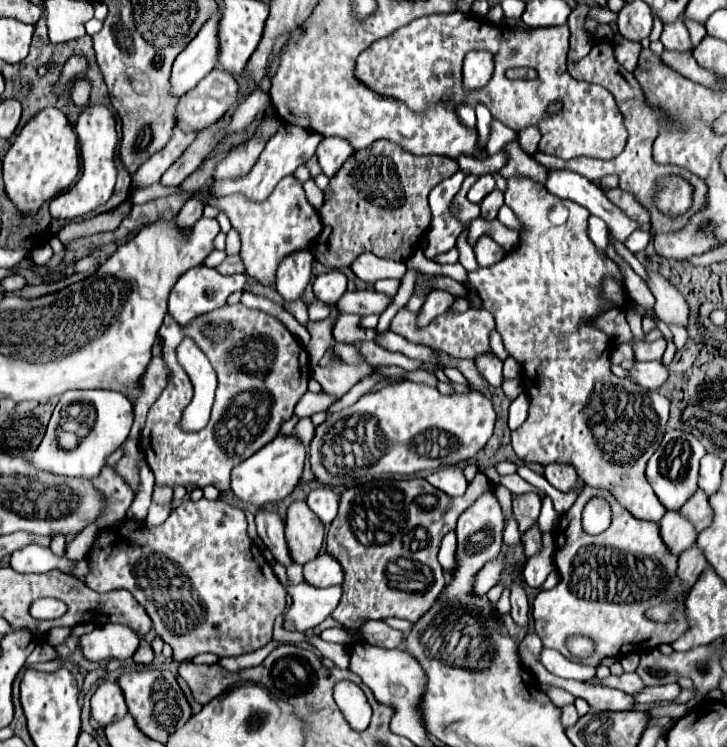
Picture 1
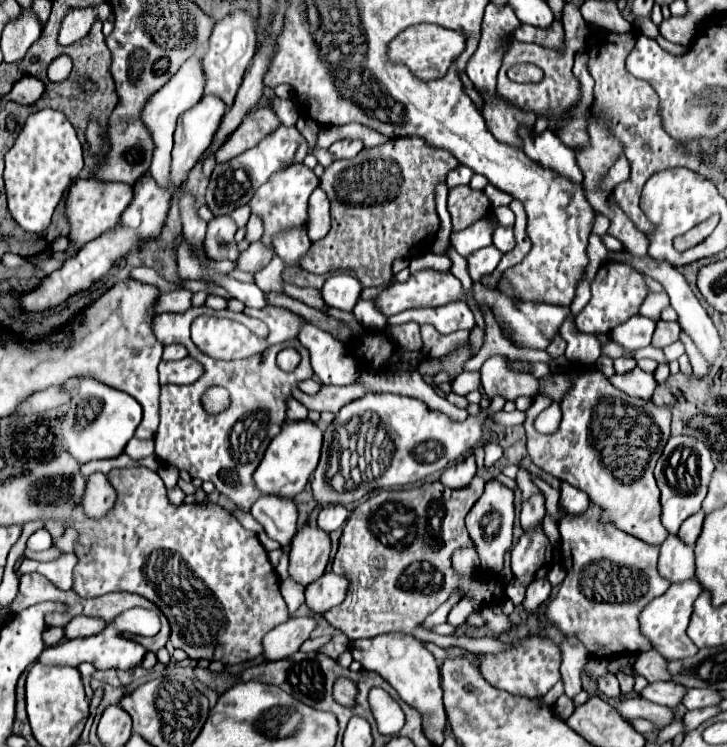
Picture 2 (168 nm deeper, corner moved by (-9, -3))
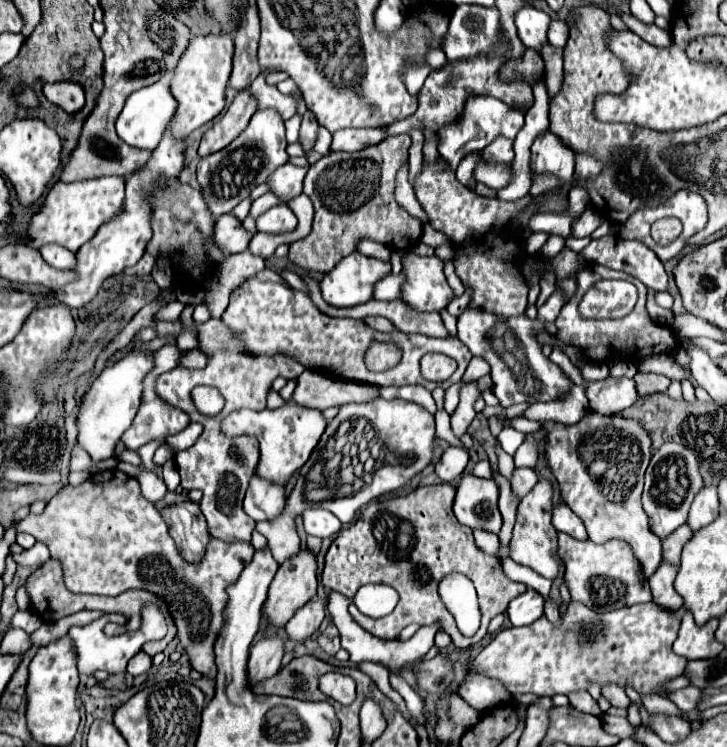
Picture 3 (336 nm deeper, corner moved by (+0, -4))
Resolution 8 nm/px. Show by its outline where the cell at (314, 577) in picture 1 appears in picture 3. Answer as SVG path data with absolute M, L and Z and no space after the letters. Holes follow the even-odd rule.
M311 599L305 607L301 607L301 611L297 611L297 615L293 615L293 619L285 625L287 637L295 643L303 643L307 641L313 633L319 631L319 625L323 623L325 617L325 607L327 601L325 599Z

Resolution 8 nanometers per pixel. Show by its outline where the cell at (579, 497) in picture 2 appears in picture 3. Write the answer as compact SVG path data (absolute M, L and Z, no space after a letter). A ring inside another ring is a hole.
M565 503L553 507L553 525L559 533L567 533L573 539L587 539L587 531L583 521L573 515L573 511L569 511L569 507L565 507Z

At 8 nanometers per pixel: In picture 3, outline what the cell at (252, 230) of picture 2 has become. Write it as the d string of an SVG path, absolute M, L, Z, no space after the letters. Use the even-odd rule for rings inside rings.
M269 191L269 193L265 193L265 195L261 195L259 199L255 199L253 201L253 207L251 207L251 215L257 219L263 211L267 211L269 207L273 207L273 205L277 205L279 201L277 201L279 197L273 193L273 191Z

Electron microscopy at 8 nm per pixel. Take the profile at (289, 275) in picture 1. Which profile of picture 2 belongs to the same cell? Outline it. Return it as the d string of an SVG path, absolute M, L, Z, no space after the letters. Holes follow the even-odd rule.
M290 230L290 234L282 234L278 238L276 254L284 260L286 268L300 268L300 260L308 254L312 242L306 230Z

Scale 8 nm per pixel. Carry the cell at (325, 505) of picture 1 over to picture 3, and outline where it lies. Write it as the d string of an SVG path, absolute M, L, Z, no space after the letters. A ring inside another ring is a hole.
M307 509L307 511L303 511L303 525L305 525L307 535L321 537L321 539L335 535L341 529L341 521L325 509Z

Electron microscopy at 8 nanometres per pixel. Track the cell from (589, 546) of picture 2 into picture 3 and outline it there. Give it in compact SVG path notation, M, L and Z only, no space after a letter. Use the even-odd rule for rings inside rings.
M559 533L559 557L565 563L565 583L569 585L571 599L585 603L593 611L611 611L651 601L651 589L645 577L641 577L637 557L631 547L619 539L597 545L593 541L577 541Z

